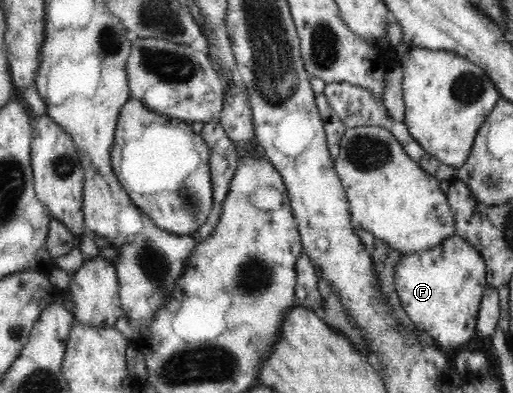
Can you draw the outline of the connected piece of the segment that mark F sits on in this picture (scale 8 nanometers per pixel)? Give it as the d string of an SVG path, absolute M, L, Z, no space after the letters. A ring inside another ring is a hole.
M451 236L422 253L409 253L397 262L393 271L395 299L401 302L418 330L425 330L438 346L451 350L476 335L478 311L486 280L482 255L463 238Z

